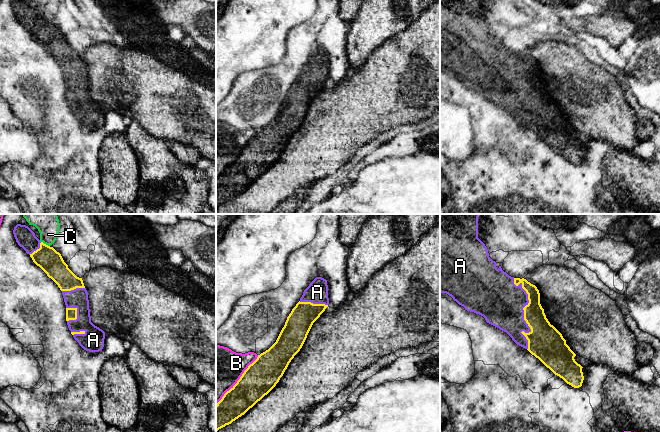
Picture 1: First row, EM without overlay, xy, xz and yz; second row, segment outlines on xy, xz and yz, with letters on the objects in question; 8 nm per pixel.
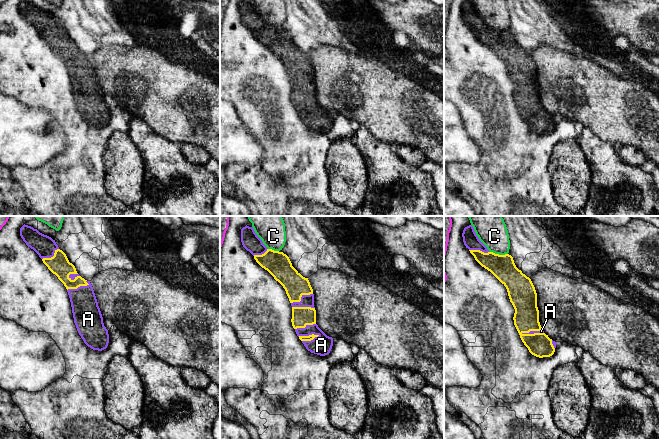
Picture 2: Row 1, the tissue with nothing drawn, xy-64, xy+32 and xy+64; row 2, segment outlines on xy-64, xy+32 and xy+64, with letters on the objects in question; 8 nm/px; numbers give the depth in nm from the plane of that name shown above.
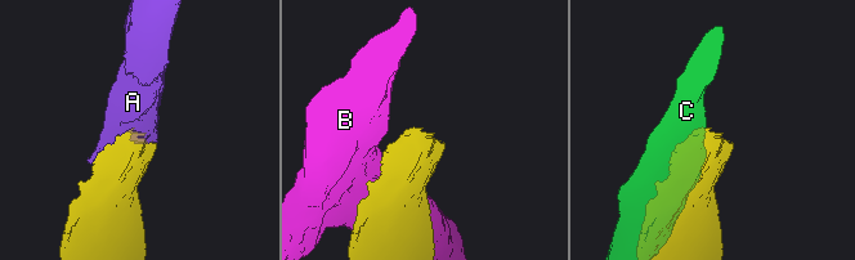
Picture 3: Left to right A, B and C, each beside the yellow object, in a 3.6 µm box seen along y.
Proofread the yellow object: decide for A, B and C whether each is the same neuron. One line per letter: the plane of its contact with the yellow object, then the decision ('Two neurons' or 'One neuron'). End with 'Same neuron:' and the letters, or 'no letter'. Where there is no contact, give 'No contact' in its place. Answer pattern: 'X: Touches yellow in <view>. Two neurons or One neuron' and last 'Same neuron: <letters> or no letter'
A: Touches yellow in yz. One neuron
B: Touches yellow in xz. Two neurons
C: Touches yellow in xy. Two neurons
Same neuron: A

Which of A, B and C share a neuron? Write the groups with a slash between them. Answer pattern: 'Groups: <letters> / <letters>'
Groups: A / B / C

